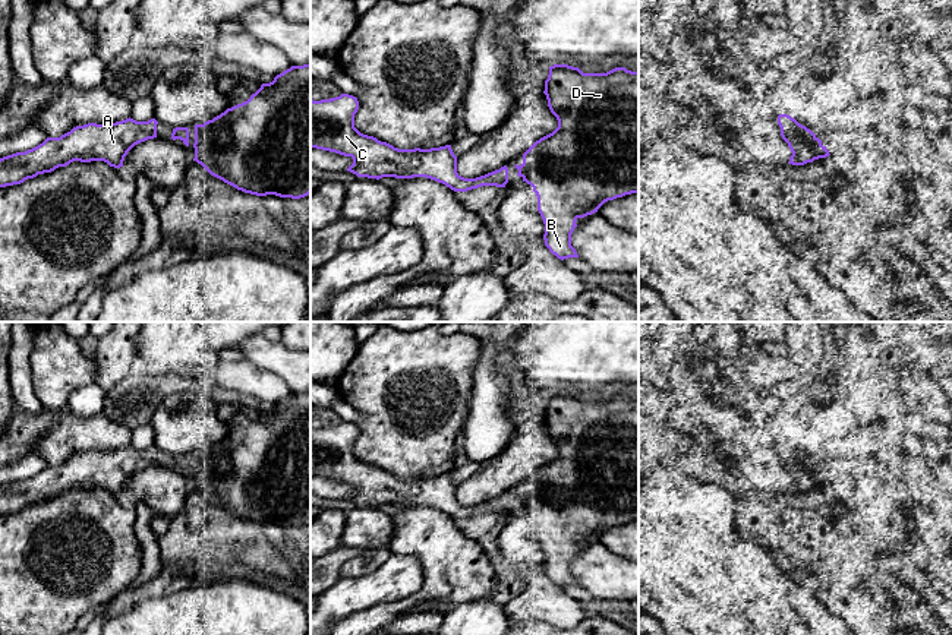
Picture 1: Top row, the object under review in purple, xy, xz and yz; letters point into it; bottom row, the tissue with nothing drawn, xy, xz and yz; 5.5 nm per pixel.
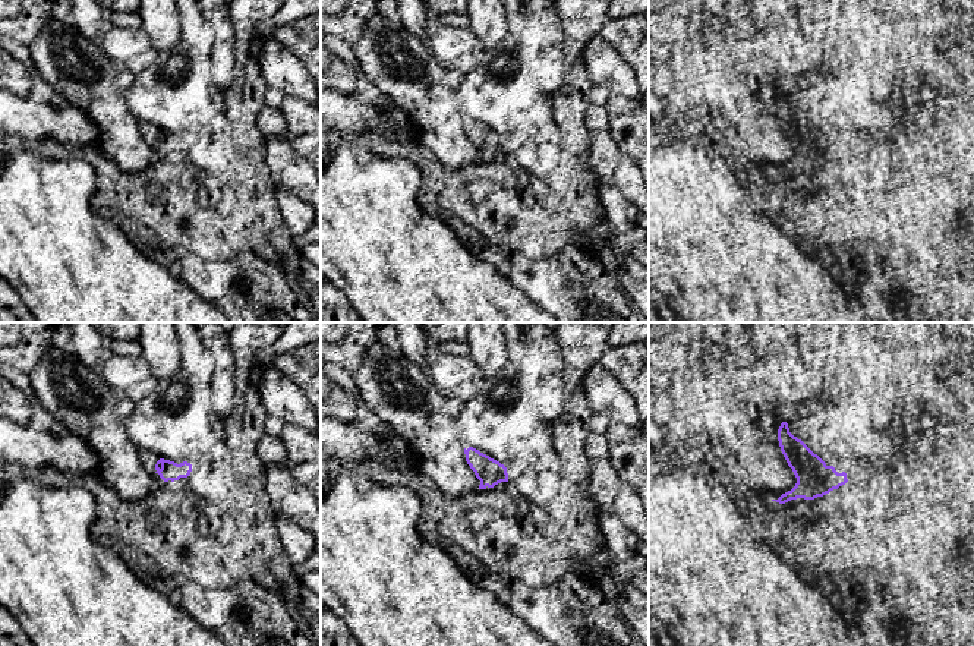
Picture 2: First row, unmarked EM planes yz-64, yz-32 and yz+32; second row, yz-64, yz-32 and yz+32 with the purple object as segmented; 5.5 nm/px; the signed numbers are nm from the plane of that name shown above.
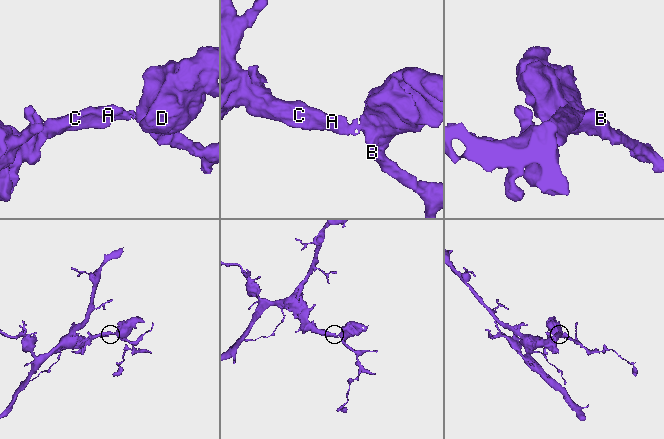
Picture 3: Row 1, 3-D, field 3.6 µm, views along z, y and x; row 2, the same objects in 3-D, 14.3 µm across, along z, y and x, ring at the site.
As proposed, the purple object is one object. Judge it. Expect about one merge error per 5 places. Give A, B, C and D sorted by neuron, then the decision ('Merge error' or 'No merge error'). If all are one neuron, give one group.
Groups: A B C D. No merge error

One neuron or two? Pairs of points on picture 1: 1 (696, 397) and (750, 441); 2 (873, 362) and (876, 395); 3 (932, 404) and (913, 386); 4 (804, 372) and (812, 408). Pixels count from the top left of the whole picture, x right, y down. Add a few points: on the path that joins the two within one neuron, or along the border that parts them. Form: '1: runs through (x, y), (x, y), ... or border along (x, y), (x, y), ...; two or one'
1: runs through (709, 406), (721, 411), (737, 427); one
2: runs through (876, 370), (876, 386); one
3: runs through (927, 400), (917, 389); one
4: border along (813, 373), (806, 381); two

